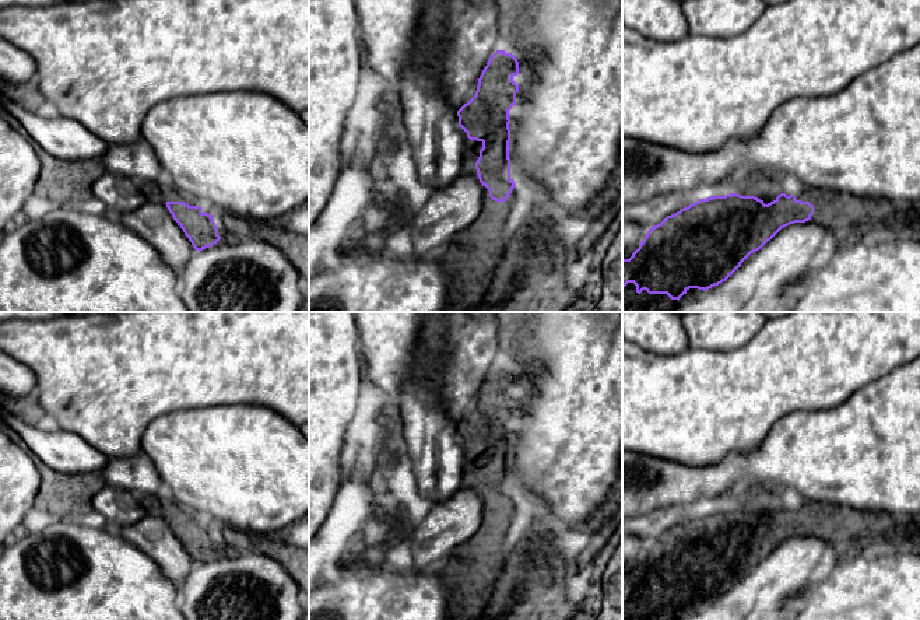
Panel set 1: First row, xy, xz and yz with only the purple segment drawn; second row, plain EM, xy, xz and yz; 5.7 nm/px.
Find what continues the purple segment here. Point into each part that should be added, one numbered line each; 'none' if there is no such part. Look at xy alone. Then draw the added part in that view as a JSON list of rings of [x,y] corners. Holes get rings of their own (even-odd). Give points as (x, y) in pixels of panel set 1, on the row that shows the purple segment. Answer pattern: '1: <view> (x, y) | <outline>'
1: xy (169, 196) | [[[172,190],[164,193],[161,196],[161,200],[164,203],[166,203],[166,202],[185,202],[189,206],[200,206],[197,202],[192,200],[190,197],[187,197],[187,196],[185,196],[182,193],[172,192]]]

